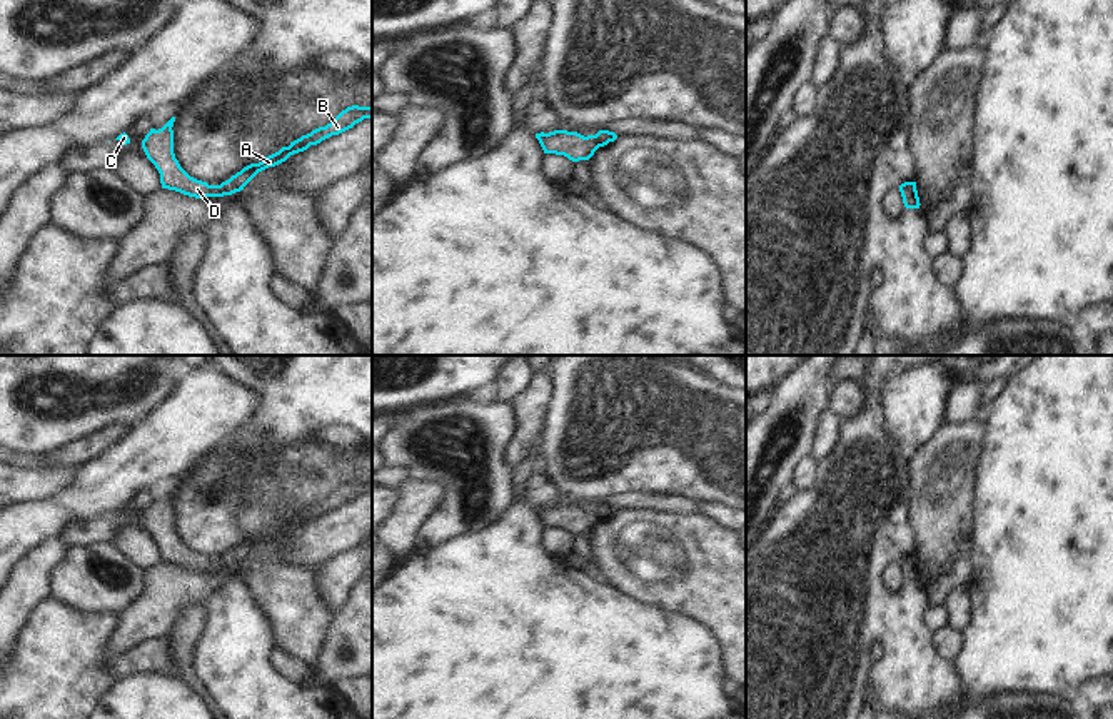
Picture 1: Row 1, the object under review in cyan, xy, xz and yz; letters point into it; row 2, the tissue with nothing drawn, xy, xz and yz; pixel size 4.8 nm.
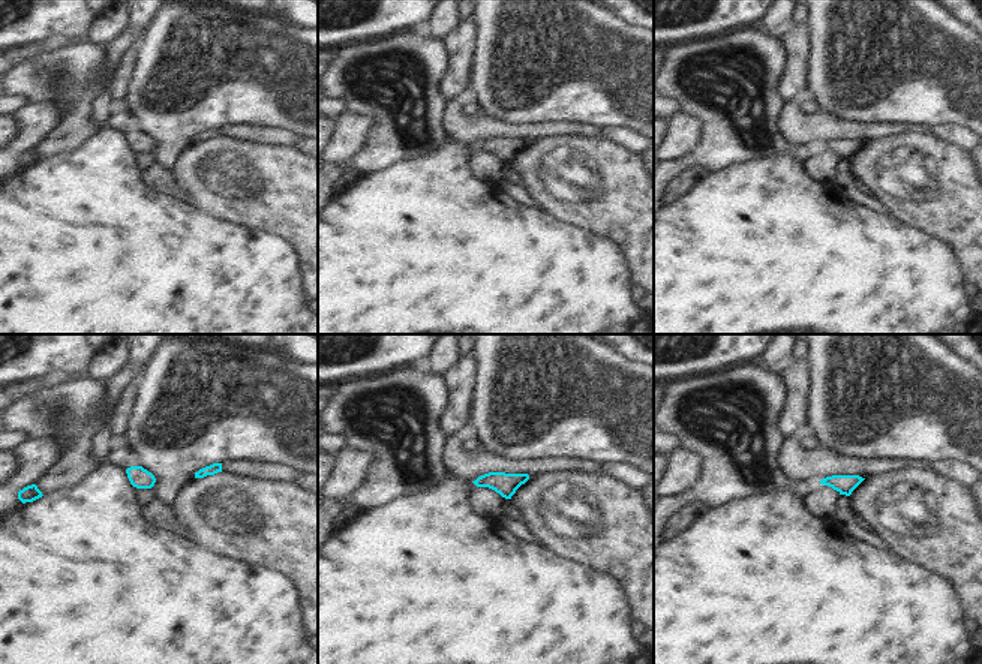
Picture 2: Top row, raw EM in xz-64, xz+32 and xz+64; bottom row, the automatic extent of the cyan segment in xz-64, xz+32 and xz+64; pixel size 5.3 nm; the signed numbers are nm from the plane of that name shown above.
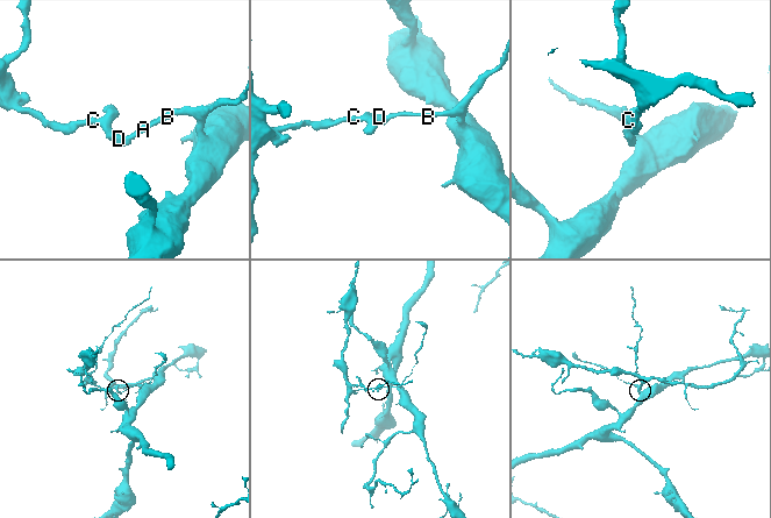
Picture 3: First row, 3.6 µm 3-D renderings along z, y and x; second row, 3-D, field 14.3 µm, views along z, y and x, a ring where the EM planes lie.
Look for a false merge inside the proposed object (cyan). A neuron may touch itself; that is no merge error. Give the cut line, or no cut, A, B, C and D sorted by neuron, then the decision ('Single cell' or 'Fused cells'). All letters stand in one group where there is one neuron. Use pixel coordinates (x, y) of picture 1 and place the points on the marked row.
Split along xz (593, 135), (598, 147). Groups: A B / C D. Fused cells

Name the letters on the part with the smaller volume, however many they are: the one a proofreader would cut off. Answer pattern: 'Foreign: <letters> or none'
Foreign: C, D

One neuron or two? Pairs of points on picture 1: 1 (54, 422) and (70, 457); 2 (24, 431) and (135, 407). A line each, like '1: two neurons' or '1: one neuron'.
1: two neurons
2: one neuron

